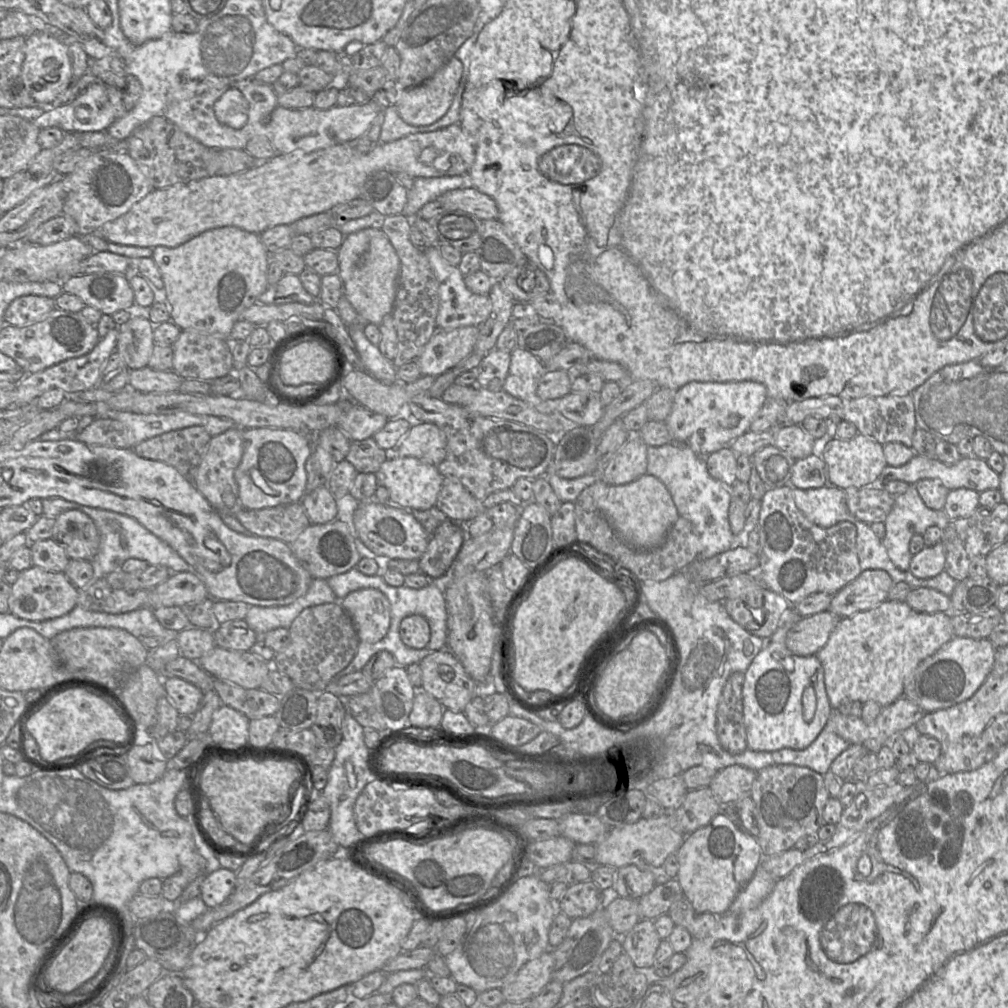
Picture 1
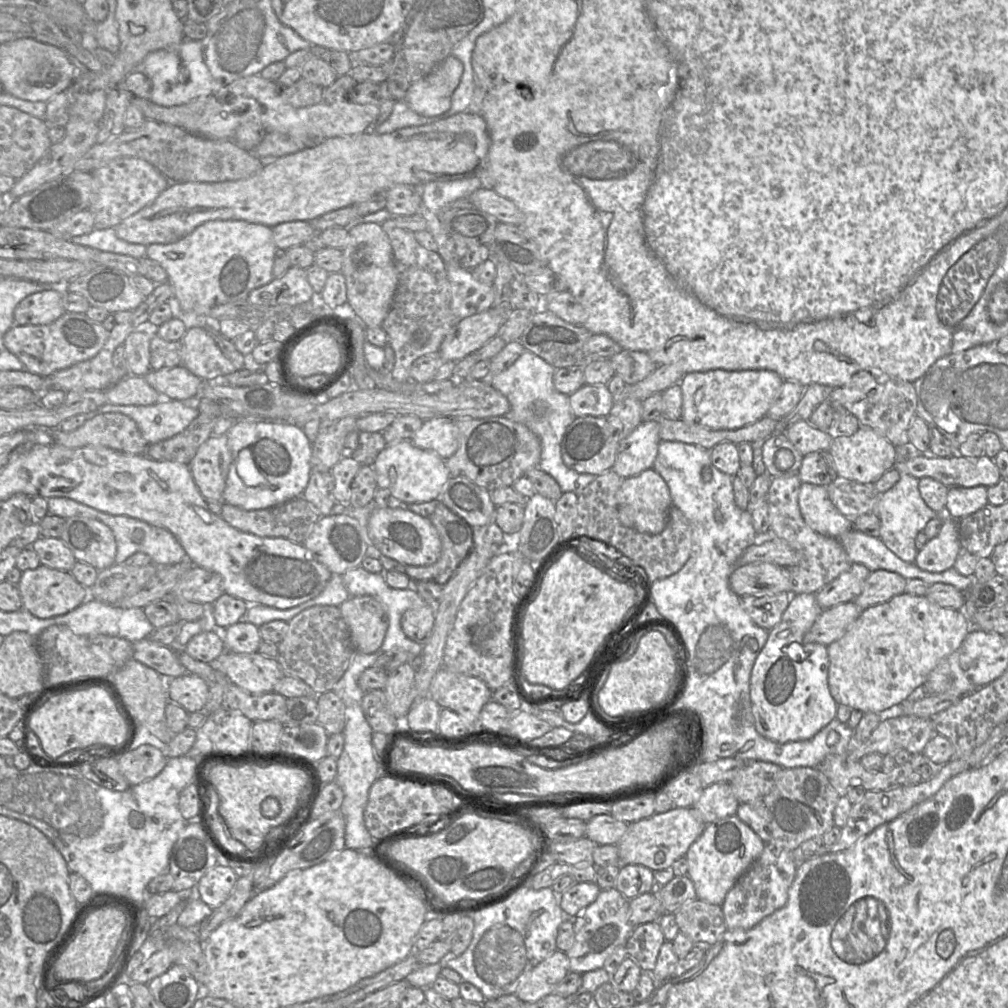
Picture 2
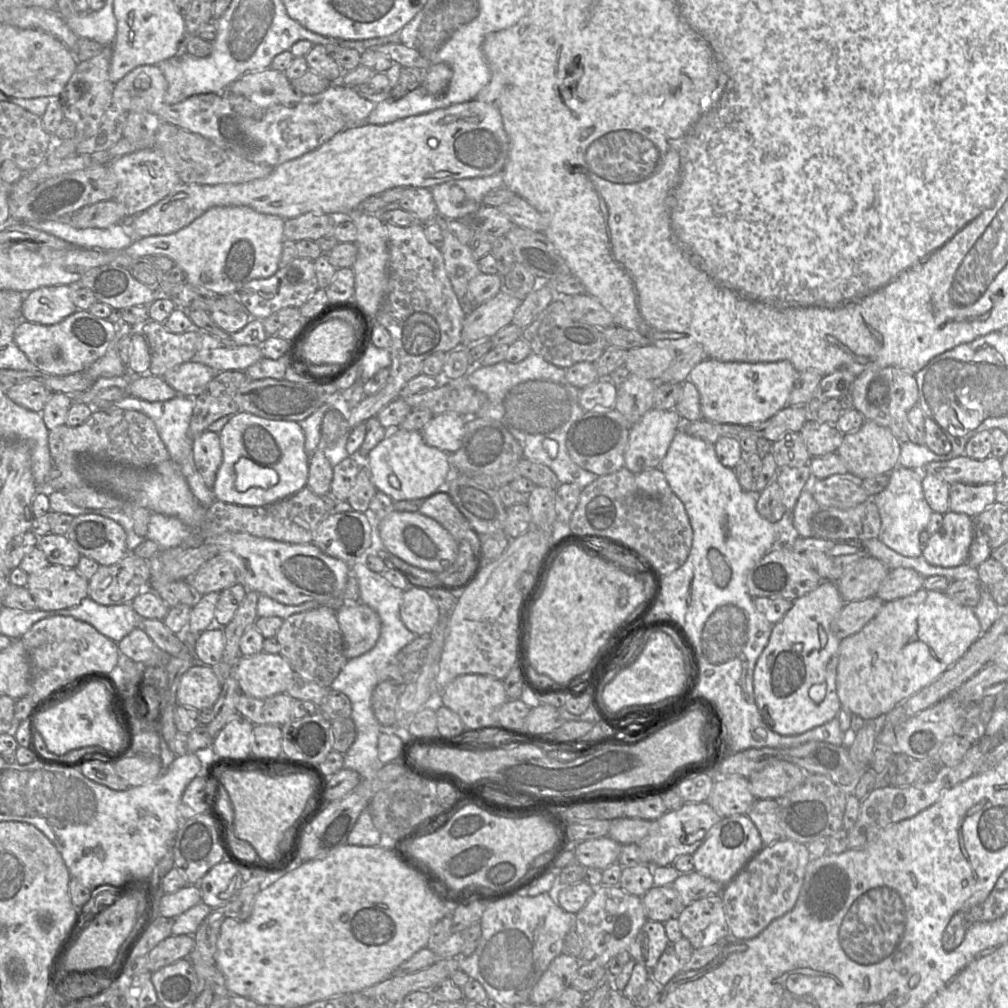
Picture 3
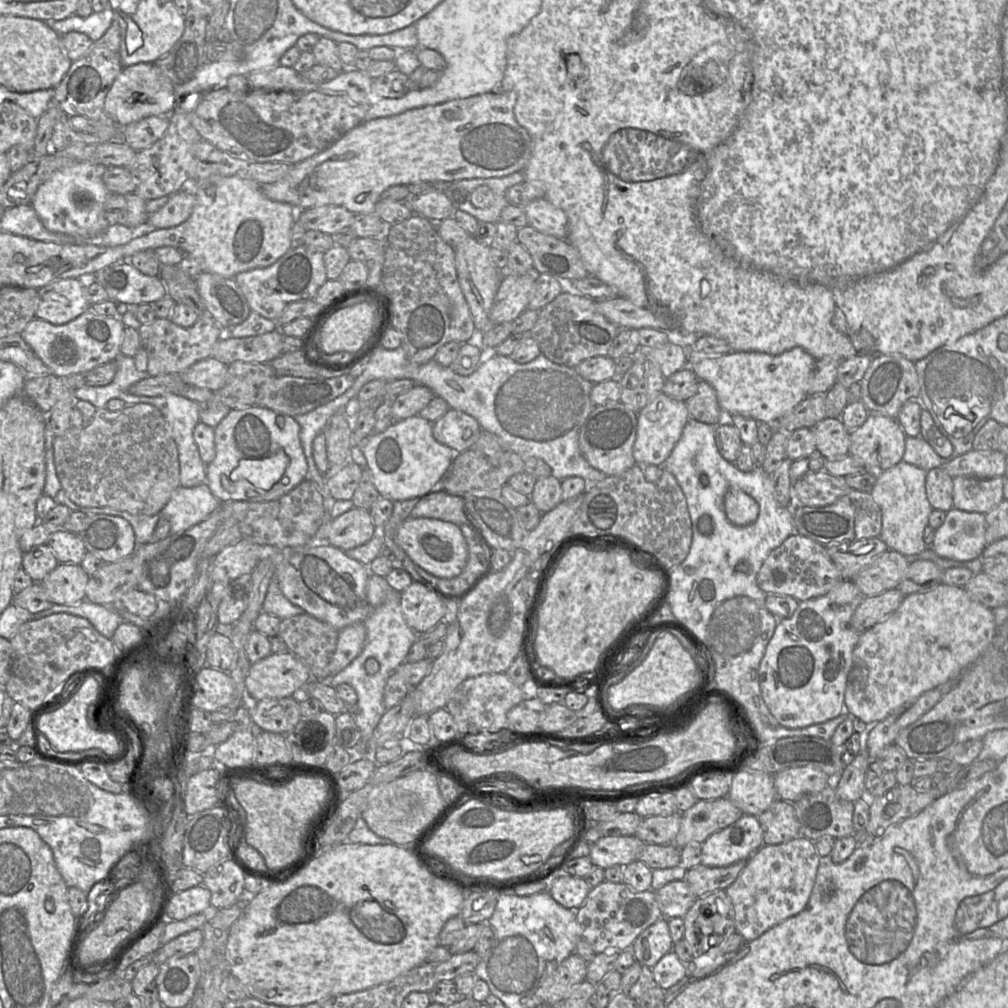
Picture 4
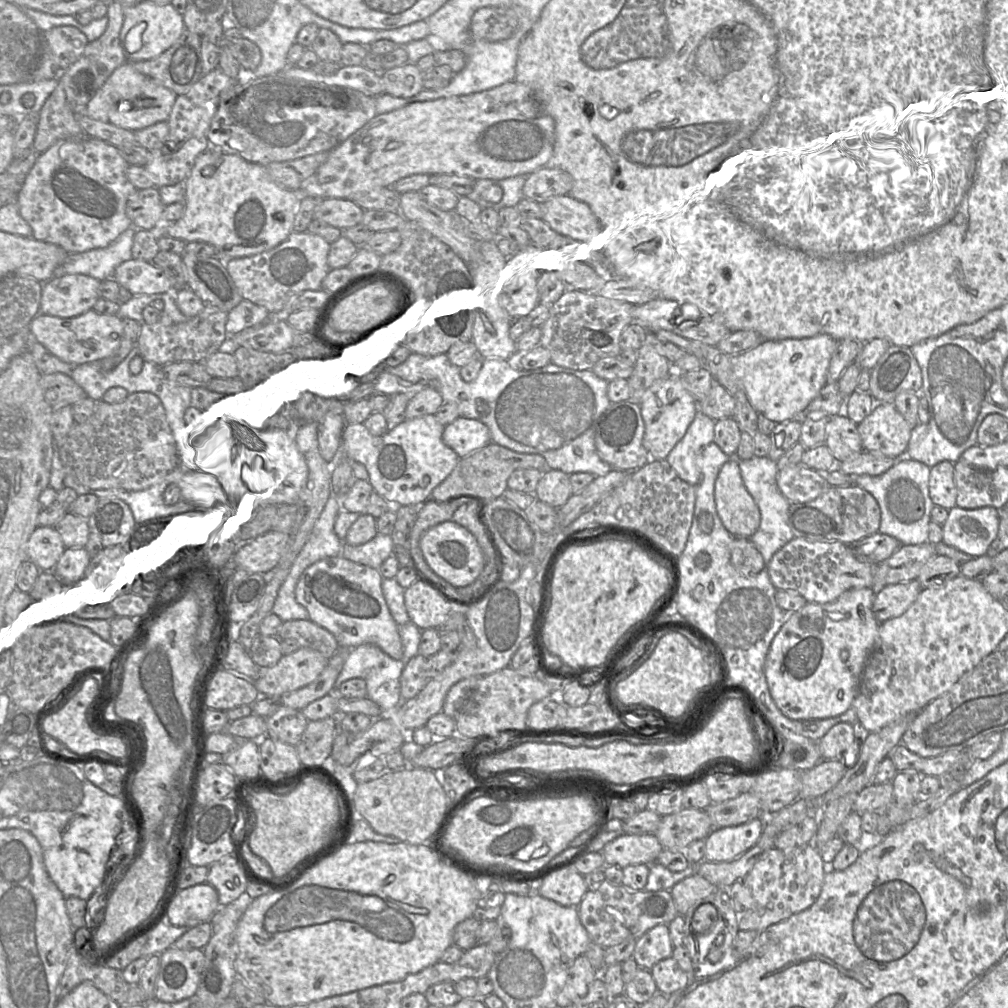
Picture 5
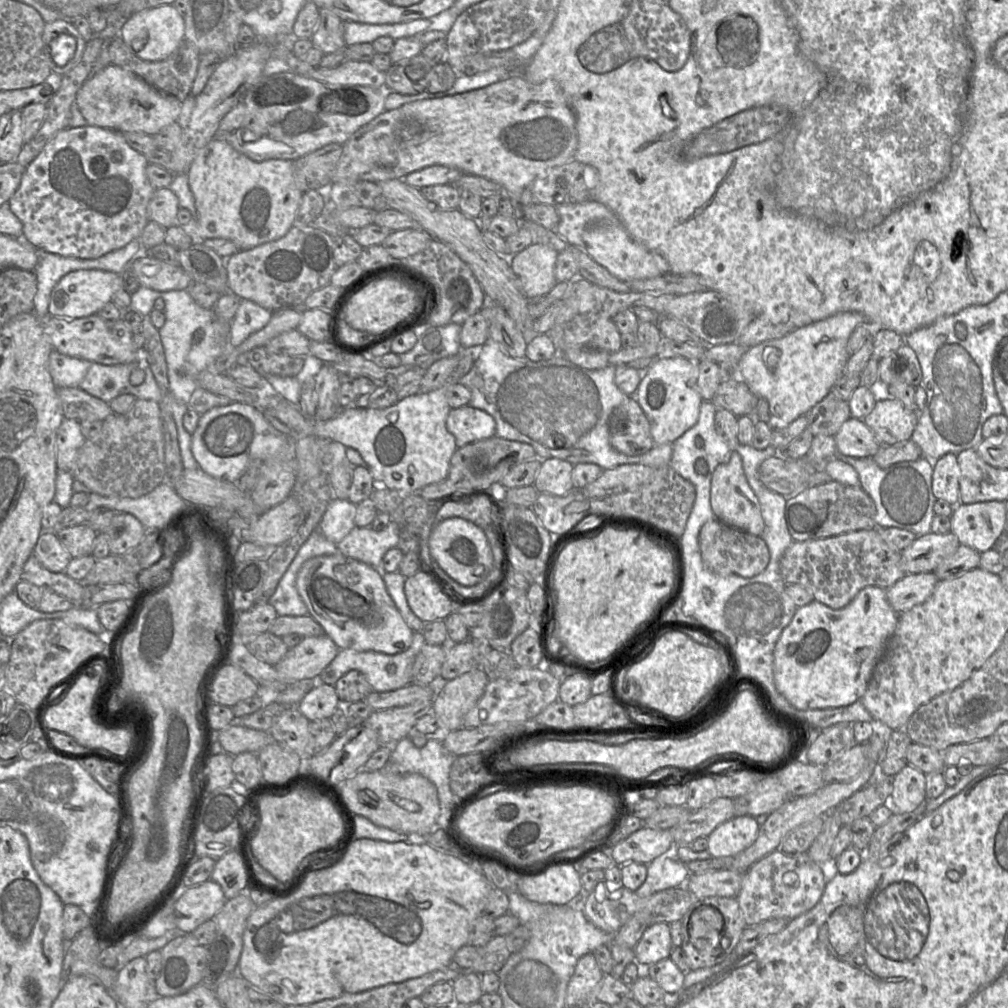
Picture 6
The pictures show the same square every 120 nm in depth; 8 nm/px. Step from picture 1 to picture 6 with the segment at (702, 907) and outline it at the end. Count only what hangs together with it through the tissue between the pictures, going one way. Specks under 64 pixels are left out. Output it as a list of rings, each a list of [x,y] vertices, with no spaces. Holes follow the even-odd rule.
[[[735,816],[708,836],[708,852],[713,858],[733,858],[756,839],[759,823],[752,816]]]

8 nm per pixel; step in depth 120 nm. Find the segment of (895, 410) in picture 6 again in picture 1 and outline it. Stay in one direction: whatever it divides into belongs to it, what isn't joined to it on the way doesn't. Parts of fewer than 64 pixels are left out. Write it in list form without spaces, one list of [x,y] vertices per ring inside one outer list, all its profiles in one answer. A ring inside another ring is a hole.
[[[858,433],[851,439],[837,437],[828,440],[822,458],[827,465],[828,483],[840,489],[876,485],[882,470],[887,466],[883,445]]]

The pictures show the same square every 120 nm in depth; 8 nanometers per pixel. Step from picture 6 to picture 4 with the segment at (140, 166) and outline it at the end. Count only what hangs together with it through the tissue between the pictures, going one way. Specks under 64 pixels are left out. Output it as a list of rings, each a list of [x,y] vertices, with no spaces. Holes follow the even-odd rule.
[[[79,163],[55,171],[38,187],[30,204],[47,230],[85,240],[106,231],[110,224],[105,218],[104,205],[111,195],[103,181],[106,168],[102,164]]]

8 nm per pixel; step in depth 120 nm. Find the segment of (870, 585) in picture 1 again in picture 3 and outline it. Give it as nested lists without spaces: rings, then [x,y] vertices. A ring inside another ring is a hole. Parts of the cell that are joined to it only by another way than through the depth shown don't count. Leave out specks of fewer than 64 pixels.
[[[911,568],[890,570],[879,587],[876,596],[885,603],[907,597],[923,589],[926,578]]]

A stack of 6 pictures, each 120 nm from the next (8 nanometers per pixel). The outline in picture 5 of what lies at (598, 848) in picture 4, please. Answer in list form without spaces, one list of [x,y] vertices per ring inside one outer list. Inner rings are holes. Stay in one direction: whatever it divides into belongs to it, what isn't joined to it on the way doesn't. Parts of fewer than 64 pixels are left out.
[[[623,834],[608,842],[601,853],[606,865],[624,868],[635,864],[653,864],[663,850],[655,834]]]

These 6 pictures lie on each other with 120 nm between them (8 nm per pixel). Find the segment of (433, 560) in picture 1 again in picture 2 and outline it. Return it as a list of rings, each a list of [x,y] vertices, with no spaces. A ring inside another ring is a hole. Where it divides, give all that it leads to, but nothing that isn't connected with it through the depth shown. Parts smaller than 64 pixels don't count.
[[[442,502],[436,506],[429,520],[441,542],[439,558],[431,565],[405,566],[405,574],[412,583],[424,580],[444,585],[471,552],[474,546],[473,528]]]

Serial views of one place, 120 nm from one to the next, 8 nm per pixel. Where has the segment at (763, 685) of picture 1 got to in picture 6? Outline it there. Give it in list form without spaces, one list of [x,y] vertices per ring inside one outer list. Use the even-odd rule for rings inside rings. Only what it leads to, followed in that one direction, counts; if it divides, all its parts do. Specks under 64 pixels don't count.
[[[863,588],[842,609],[832,609],[814,600],[798,607],[790,624],[782,631],[774,649],[774,681],[777,690],[798,710],[847,706],[861,699],[878,662],[898,624],[899,614],[889,604],[887,589]]]

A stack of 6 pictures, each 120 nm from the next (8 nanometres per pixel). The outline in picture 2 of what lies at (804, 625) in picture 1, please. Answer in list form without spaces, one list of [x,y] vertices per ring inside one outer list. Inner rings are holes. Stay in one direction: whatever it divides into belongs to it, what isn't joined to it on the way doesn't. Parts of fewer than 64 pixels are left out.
[[[854,602],[823,609],[812,627],[805,633],[804,642],[828,646],[847,632],[862,611],[863,609]]]

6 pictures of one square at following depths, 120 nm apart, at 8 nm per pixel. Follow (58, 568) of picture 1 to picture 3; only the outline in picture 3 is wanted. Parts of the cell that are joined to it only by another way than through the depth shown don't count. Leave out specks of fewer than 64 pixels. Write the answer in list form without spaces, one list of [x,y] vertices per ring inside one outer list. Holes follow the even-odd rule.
[[[50,532],[38,538],[36,547],[44,552],[50,564],[61,565],[65,568],[76,568],[81,557],[65,535]]]

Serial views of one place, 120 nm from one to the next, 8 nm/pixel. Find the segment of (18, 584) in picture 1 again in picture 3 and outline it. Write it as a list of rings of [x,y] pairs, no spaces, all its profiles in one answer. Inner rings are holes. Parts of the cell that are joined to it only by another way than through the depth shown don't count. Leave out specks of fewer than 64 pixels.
[[[50,564],[28,576],[26,588],[37,609],[55,611],[71,608],[88,597],[88,580],[76,568]]]

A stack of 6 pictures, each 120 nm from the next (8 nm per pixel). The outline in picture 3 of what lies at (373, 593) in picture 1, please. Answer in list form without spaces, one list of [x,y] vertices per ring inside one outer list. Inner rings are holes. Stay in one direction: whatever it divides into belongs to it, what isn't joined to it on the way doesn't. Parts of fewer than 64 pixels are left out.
[[[356,602],[344,603],[336,612],[348,659],[358,657],[375,646],[381,631],[381,620],[375,610]]]

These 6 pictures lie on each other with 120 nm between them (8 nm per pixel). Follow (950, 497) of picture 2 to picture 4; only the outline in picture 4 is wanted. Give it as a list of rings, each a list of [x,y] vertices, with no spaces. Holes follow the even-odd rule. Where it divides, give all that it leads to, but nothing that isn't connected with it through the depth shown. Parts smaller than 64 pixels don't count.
[[[968,476],[953,478],[953,508],[986,514],[1004,500],[1006,476],[979,479]]]

